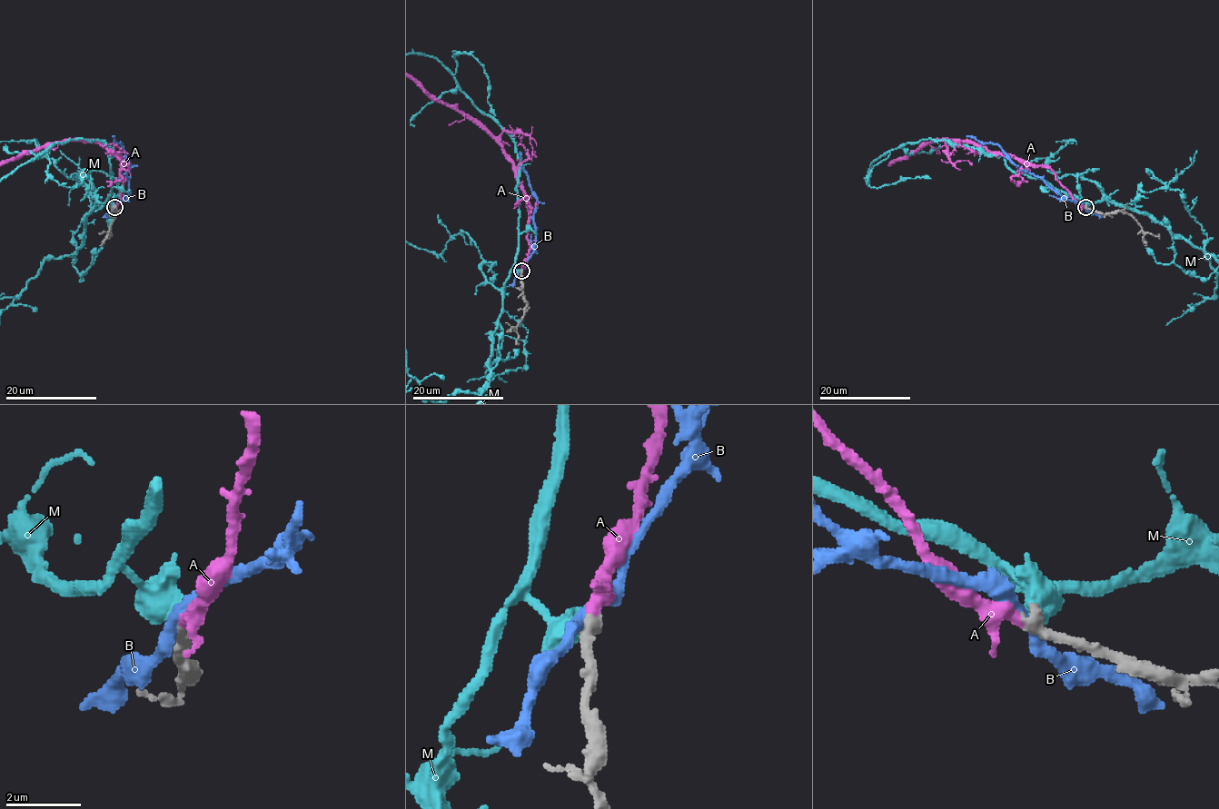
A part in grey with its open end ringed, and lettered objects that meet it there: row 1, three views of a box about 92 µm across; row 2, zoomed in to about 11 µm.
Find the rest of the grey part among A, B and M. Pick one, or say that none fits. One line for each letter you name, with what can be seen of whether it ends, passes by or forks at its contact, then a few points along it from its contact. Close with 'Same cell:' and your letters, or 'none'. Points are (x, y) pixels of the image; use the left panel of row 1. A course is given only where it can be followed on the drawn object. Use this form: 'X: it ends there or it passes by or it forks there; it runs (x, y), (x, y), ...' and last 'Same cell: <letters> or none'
A: it passes by
Same cell: A

